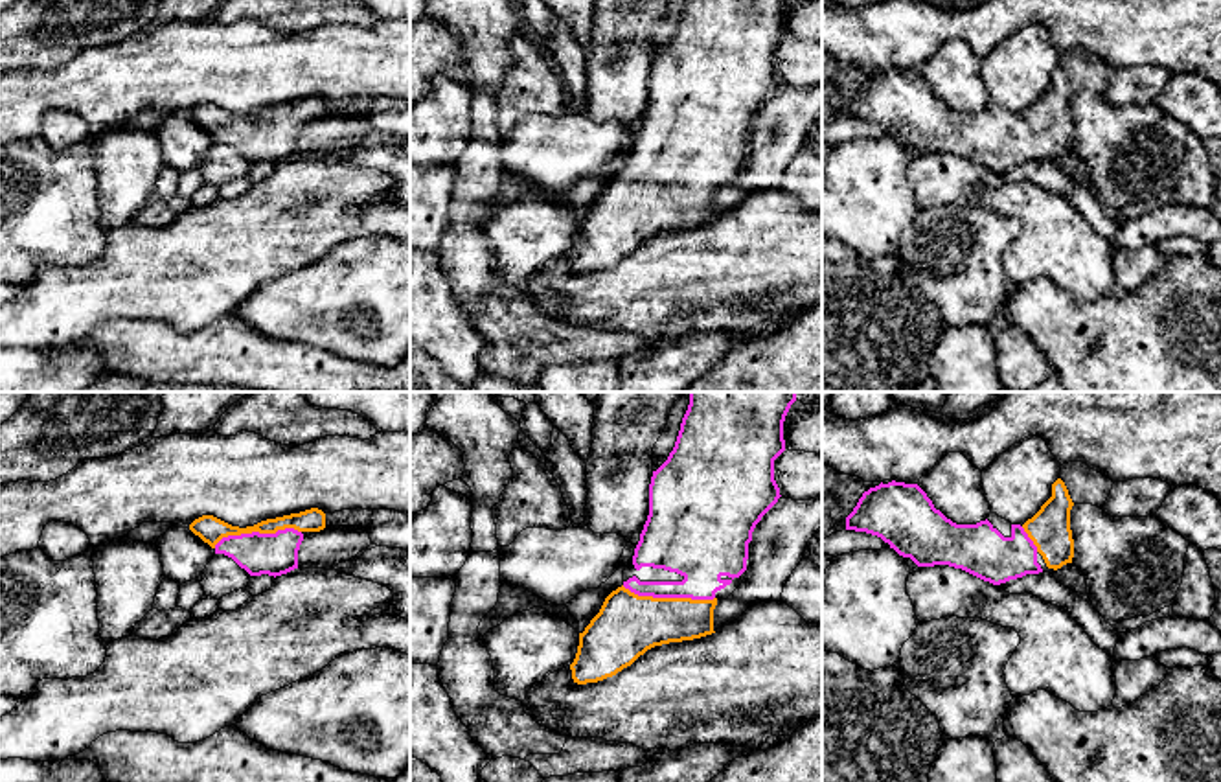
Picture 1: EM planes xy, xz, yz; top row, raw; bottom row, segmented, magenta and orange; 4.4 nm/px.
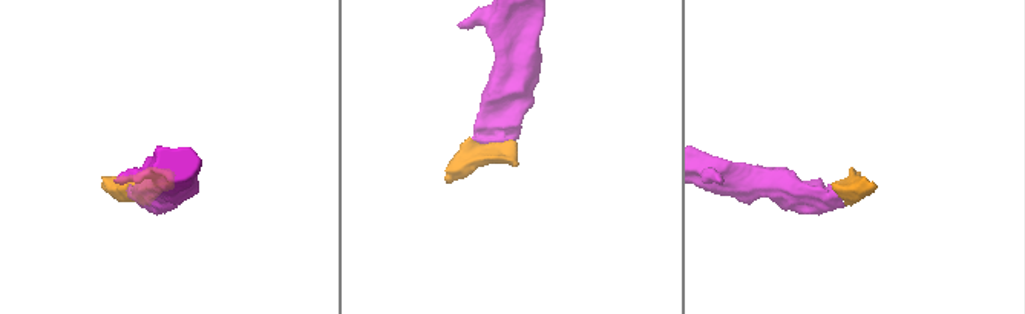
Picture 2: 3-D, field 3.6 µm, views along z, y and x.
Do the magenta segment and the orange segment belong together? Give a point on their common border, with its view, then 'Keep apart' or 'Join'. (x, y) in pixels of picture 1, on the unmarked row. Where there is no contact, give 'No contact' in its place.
Touches magenta at xz (668, 184). Join

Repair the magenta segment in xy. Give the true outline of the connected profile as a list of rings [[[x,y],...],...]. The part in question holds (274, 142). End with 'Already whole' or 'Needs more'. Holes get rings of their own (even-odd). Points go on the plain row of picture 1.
[[[311,96],[254,114],[232,114],[213,103],[202,103],[189,118],[208,131],[215,142],[232,145],[250,164],[281,164],[298,156],[298,138],[305,120],[325,116],[325,101]]]. Needs more

